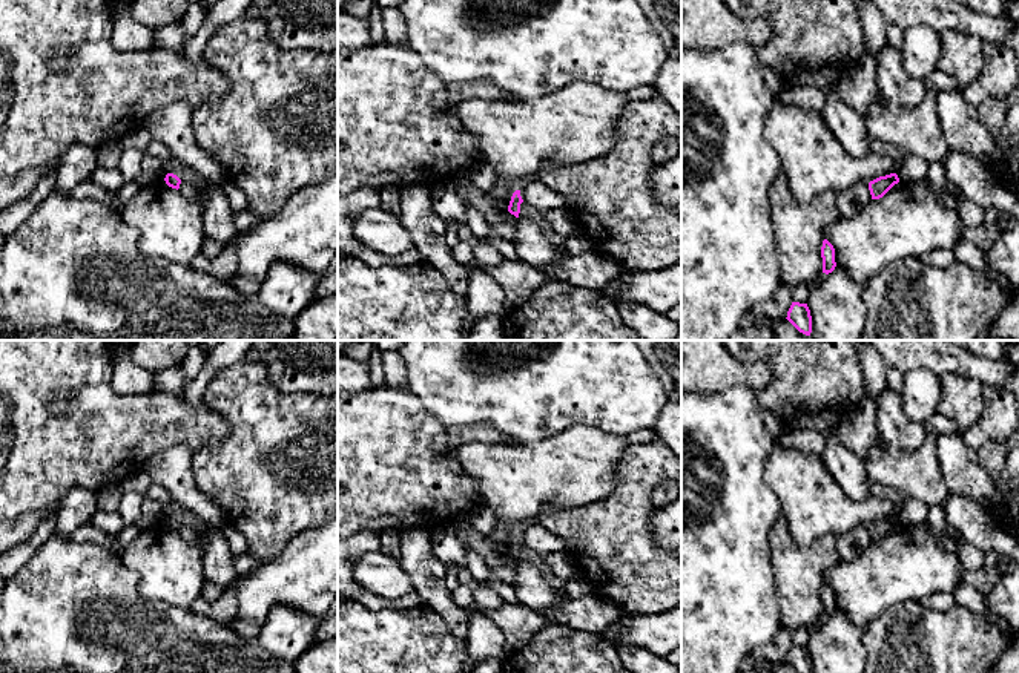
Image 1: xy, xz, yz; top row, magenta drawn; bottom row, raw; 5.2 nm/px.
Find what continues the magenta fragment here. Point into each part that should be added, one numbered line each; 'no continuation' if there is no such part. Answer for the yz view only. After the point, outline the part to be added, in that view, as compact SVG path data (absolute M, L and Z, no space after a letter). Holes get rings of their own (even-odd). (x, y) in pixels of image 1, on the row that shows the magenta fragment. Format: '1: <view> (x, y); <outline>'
no continuation

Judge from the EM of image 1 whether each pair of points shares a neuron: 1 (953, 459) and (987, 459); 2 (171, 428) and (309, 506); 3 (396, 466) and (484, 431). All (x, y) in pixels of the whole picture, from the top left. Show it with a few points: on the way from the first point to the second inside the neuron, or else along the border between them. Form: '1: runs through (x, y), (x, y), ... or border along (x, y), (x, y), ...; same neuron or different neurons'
1: border along (976, 463), (995, 479); different neurons
2: border along (221, 416), (227, 434), (209, 439), (194, 453); different neurons
3: runs through (418, 448), (462, 434); same neuron

